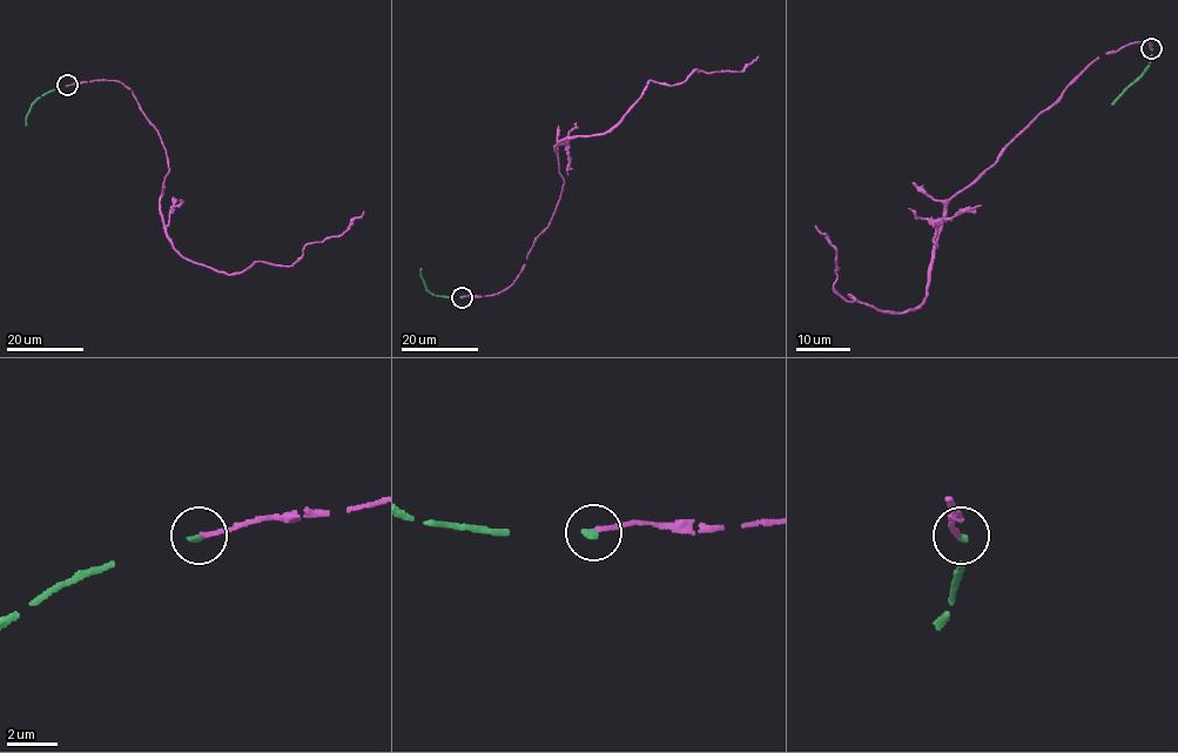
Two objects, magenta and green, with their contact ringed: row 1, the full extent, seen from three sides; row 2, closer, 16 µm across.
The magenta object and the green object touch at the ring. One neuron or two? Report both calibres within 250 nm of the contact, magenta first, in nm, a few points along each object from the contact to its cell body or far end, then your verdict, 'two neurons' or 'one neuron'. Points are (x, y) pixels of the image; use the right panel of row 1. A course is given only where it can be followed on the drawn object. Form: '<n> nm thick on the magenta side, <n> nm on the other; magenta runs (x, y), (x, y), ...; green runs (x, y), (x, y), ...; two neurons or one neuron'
190 nm thick on the magenta side, 200 nm on the other; magenta runs (1151, 49), (1097, 58), (953, 197), (920, 304), (846, 301), (815, 226); green runs (1151, 49), (1149, 67), (1111, 105); two neurons

